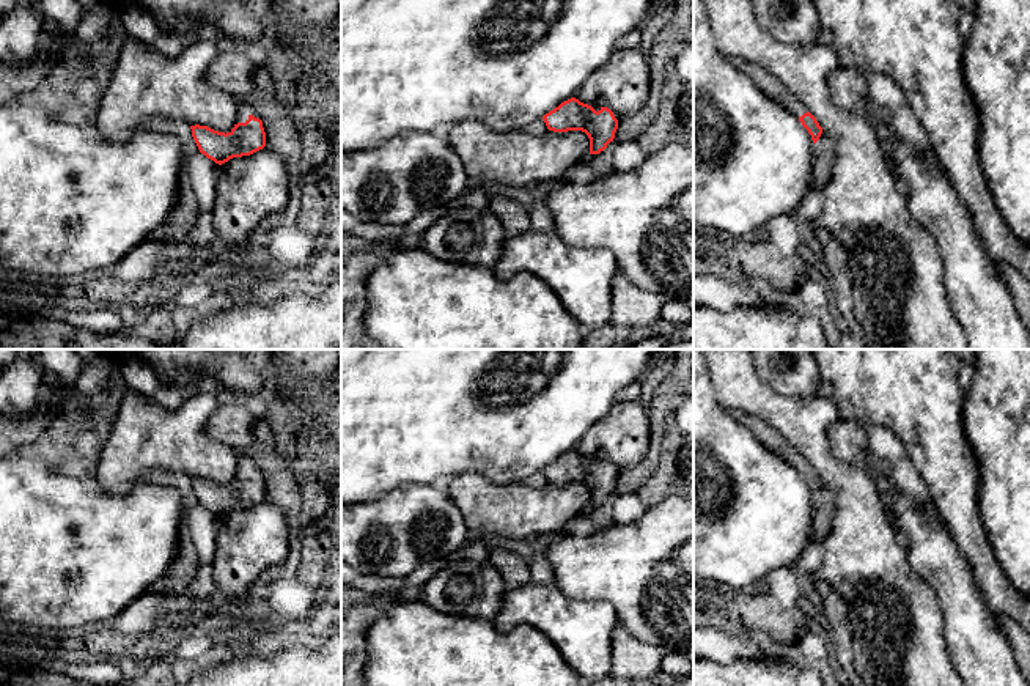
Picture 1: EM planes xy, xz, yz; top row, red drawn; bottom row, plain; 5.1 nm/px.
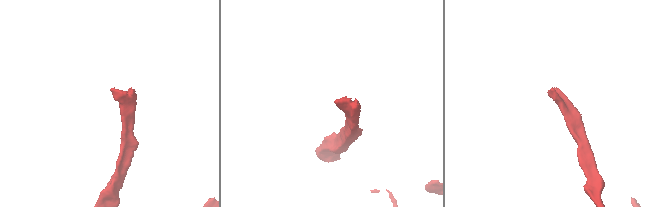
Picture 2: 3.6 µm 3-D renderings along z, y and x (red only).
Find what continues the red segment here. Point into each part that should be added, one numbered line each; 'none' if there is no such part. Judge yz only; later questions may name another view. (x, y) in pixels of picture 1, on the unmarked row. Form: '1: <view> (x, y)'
1: yz (763, 431)

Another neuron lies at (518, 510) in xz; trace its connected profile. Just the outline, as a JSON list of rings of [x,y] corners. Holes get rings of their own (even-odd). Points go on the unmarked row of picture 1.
[[[475,472],[451,477],[448,496],[467,529],[481,538],[536,538],[558,532],[590,508],[590,491],[582,483],[535,488],[527,483],[495,485]]]

